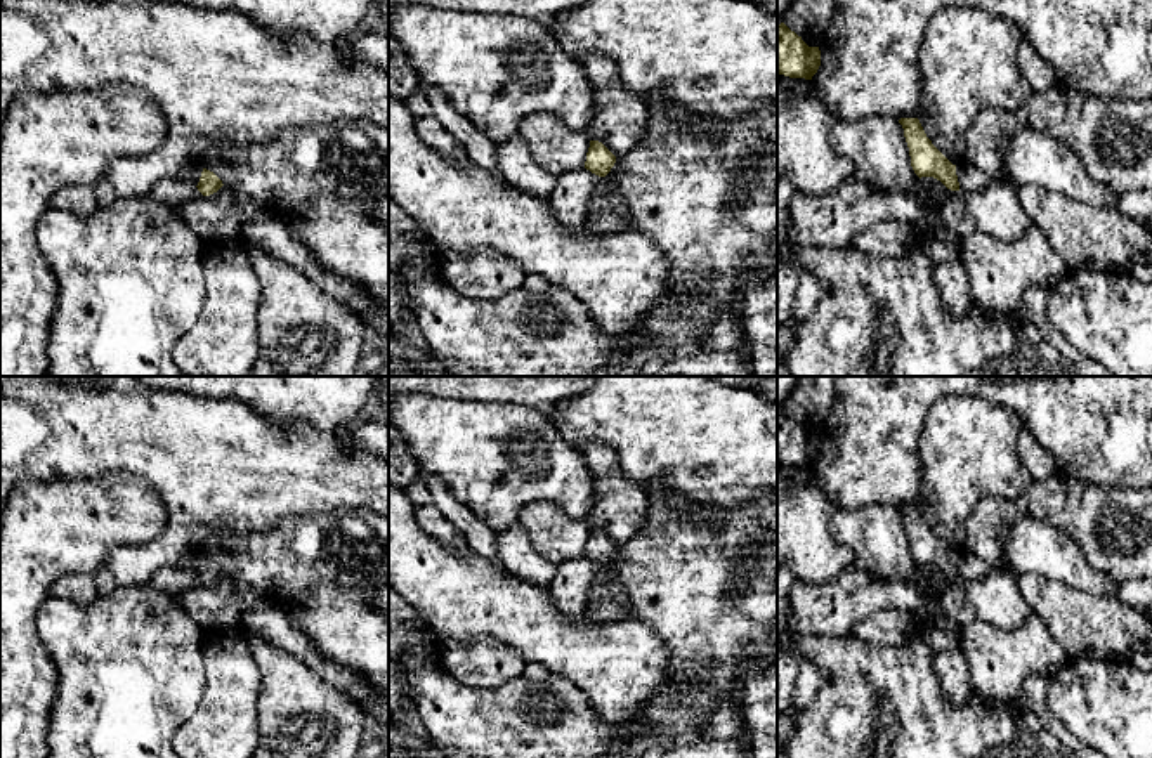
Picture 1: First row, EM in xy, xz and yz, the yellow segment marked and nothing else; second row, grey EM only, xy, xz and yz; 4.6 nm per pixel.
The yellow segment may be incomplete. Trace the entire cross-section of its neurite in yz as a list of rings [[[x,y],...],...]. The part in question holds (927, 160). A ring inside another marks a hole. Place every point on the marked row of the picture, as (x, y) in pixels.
[[[900,118],[909,147],[911,167],[921,177],[933,177],[947,189],[959,191],[956,165],[952,165],[926,137],[918,118]]]

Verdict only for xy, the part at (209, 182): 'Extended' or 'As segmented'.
As segmented

